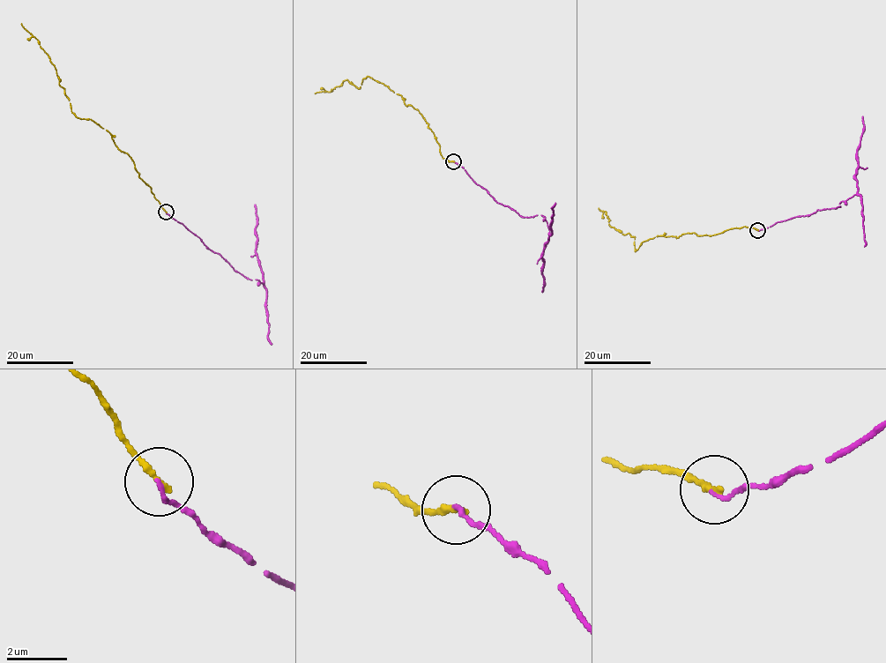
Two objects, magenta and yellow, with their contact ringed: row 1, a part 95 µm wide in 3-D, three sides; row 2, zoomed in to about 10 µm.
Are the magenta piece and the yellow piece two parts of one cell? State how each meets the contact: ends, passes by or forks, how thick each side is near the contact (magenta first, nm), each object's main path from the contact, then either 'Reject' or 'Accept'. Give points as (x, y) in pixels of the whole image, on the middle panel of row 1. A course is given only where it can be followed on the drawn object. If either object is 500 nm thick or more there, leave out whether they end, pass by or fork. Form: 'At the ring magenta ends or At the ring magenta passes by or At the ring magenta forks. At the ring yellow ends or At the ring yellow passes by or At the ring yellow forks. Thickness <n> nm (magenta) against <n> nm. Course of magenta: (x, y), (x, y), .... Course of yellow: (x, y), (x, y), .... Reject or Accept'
At the ring magenta ends. At the ring yellow ends. Thickness 140 nm (magenta) against 200 nm. Course of magenta: (453, 161), (464, 168), (472, 180), (497, 203), (520, 216), (545, 218), (548, 242), (541, 255), (541, 292). Course of yellow: (453, 161), (442, 158), (419, 111), (368, 76), (360, 88), (346, 80), (331, 91), (315, 93). Accept

